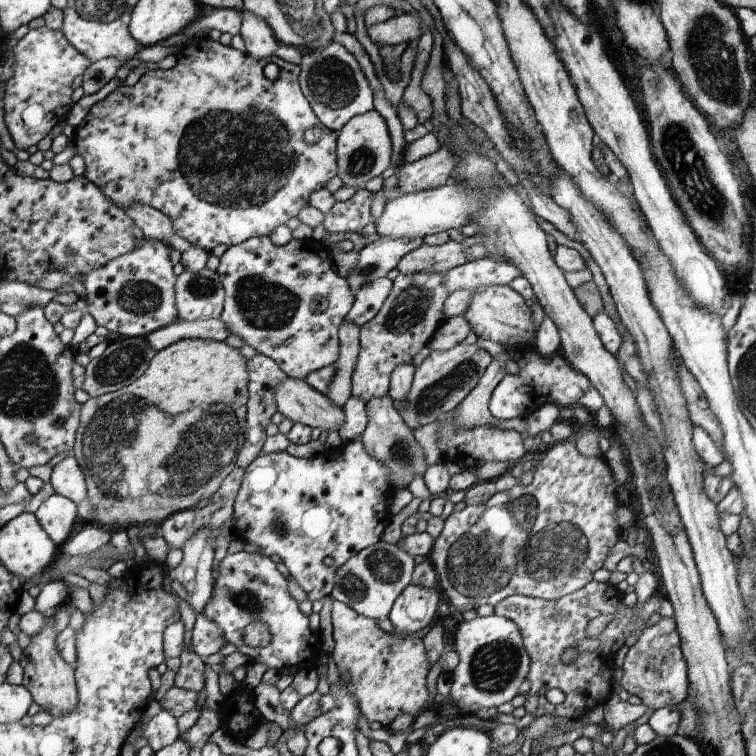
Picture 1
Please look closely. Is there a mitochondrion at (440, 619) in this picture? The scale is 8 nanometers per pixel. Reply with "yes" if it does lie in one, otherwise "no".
no

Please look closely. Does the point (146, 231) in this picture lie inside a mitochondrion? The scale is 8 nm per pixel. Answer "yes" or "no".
no

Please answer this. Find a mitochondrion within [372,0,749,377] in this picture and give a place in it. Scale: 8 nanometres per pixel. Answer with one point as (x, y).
(719, 75)

